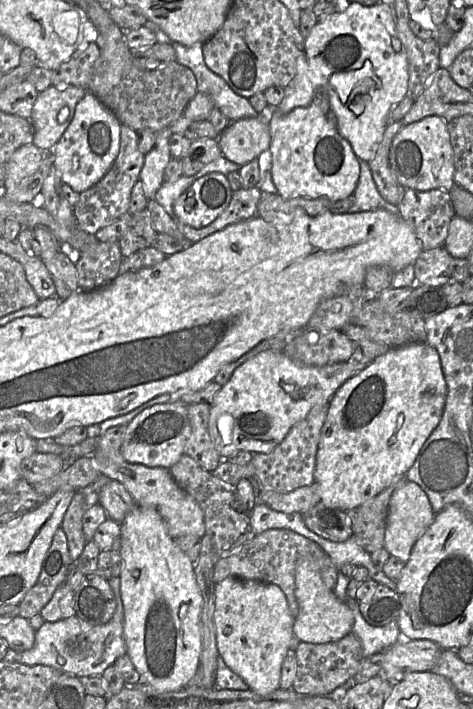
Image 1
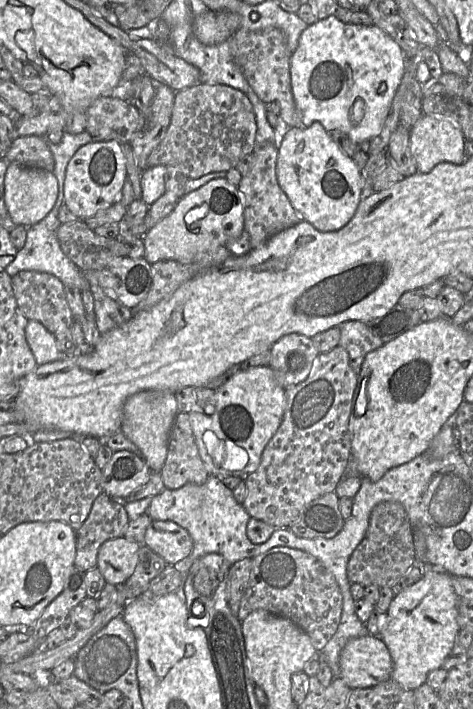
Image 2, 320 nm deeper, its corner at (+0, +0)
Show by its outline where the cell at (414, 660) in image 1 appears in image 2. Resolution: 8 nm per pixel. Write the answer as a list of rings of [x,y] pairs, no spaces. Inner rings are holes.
[[[379,636],[350,639],[340,654],[340,677],[353,690],[369,688],[391,679],[393,661]]]

